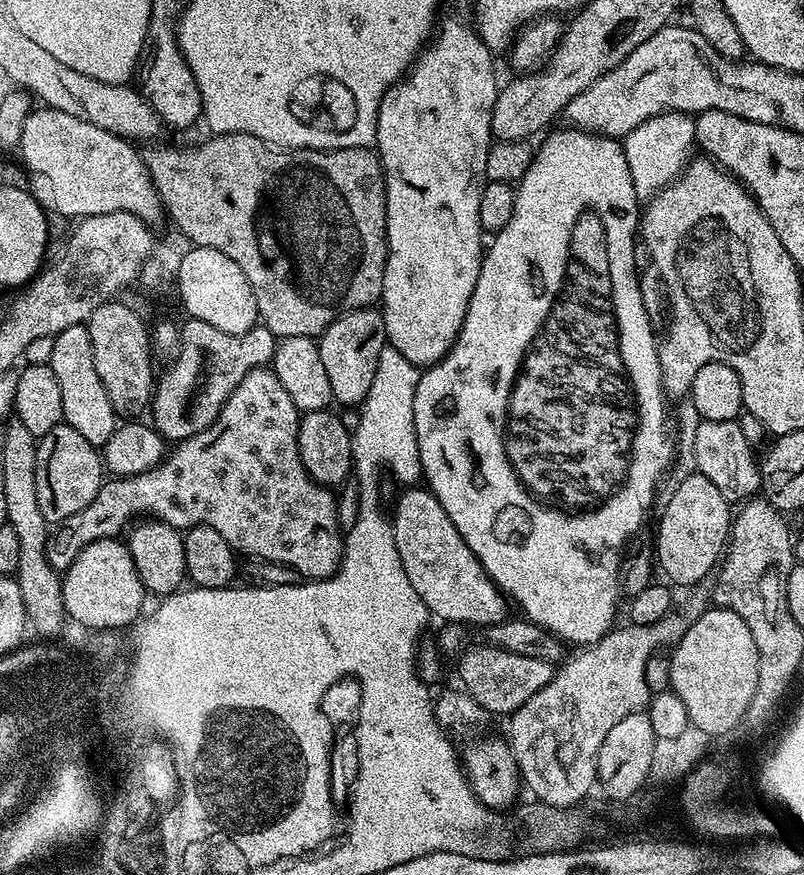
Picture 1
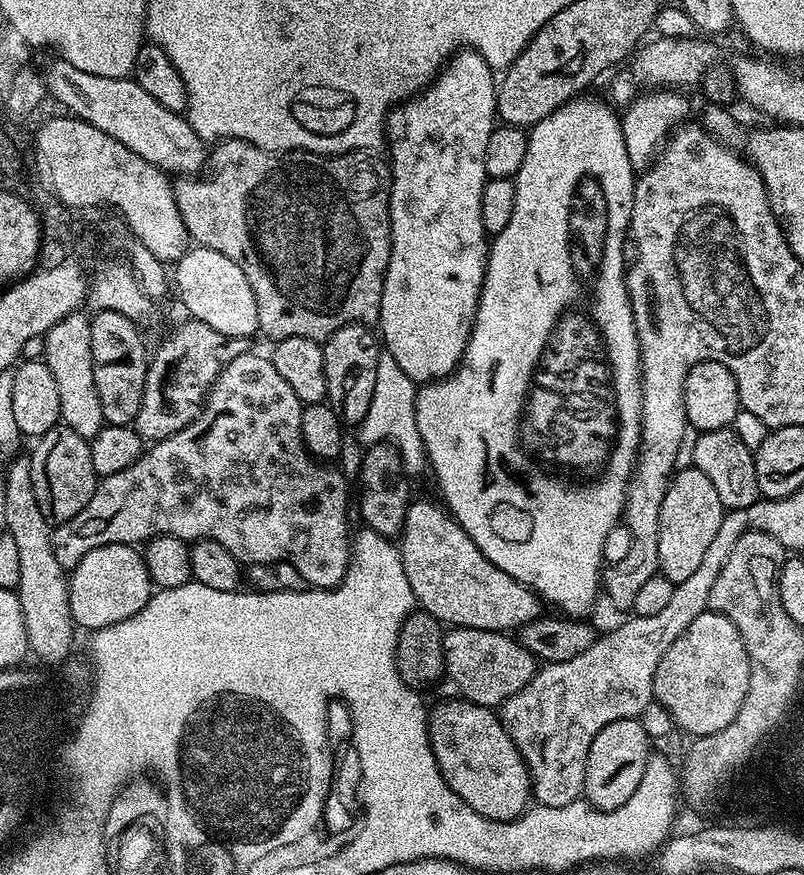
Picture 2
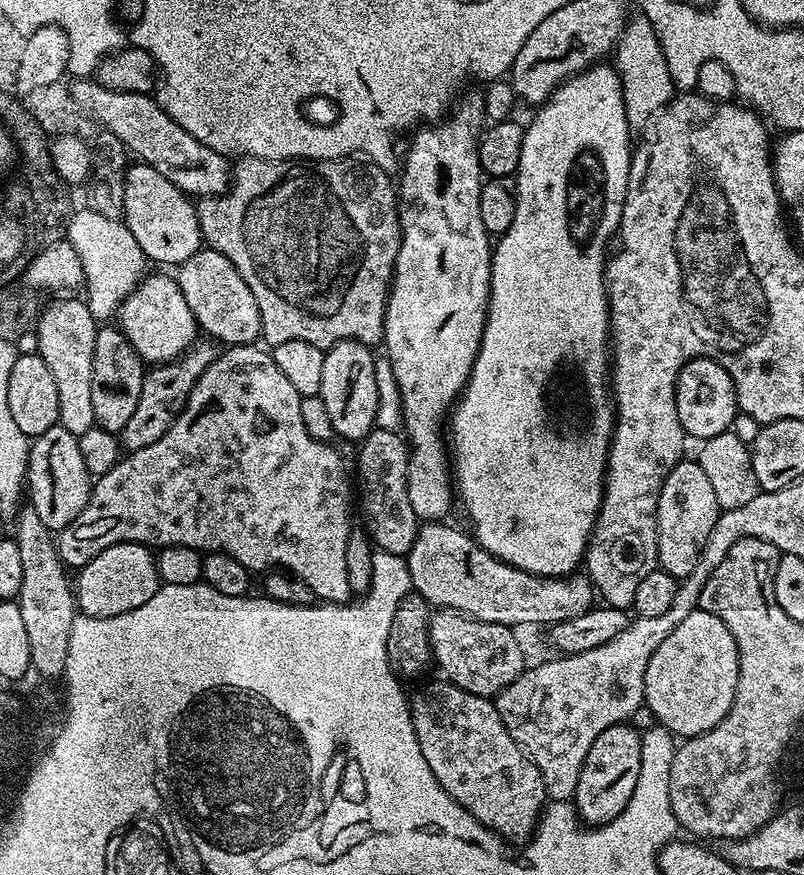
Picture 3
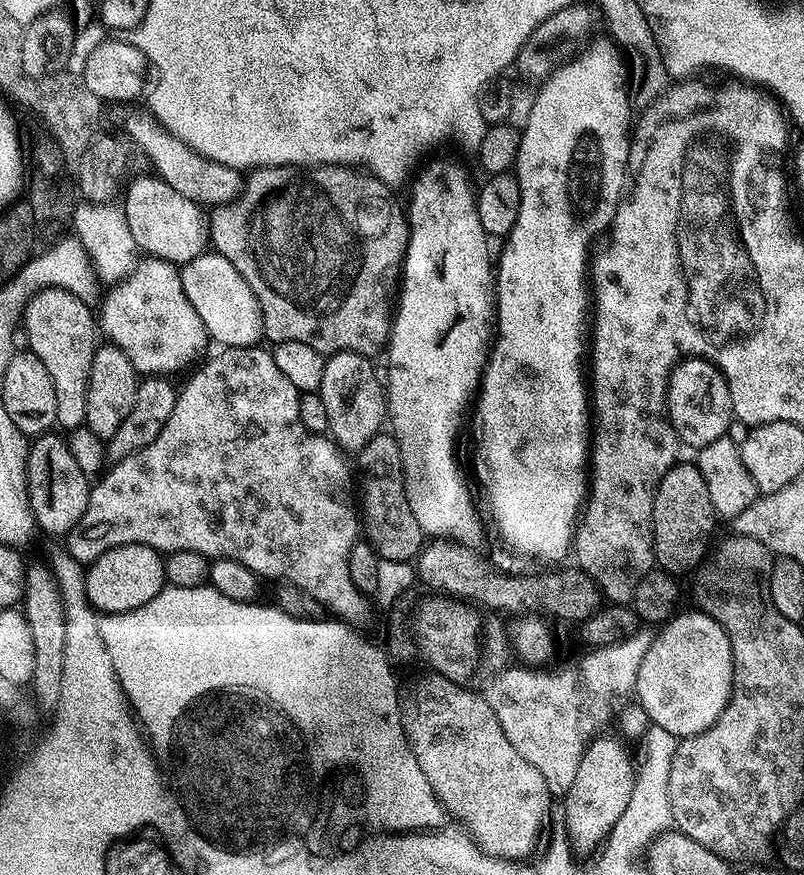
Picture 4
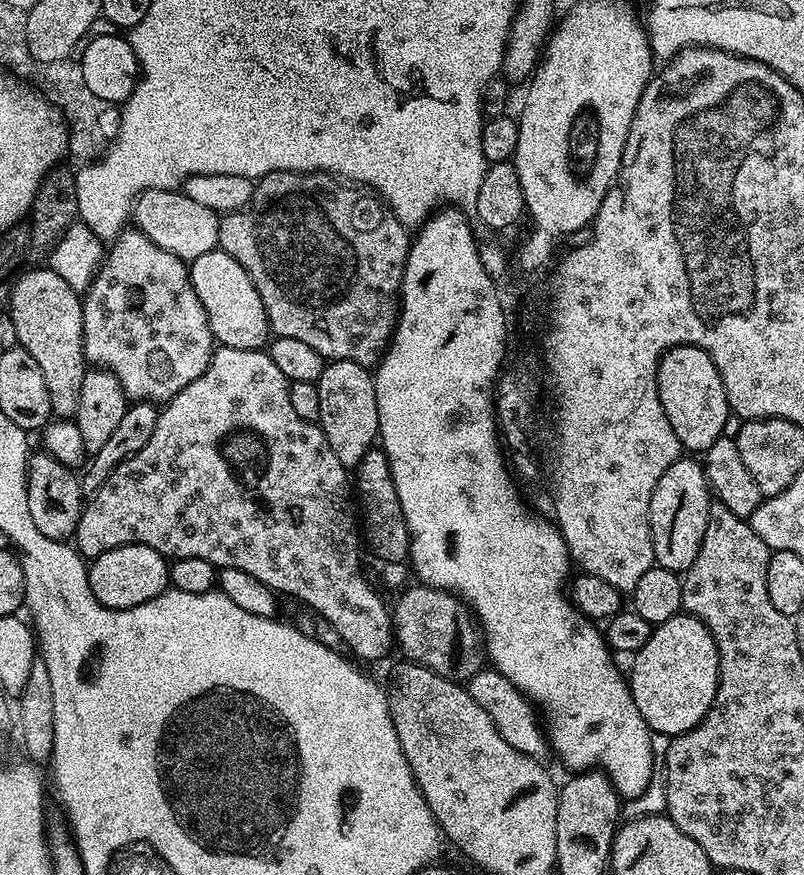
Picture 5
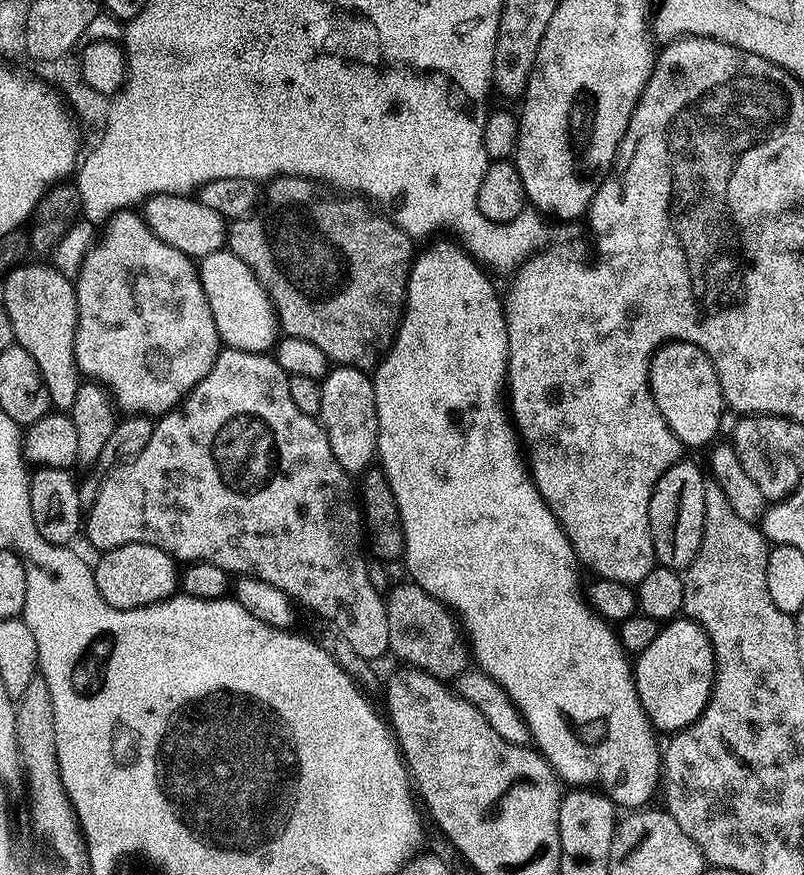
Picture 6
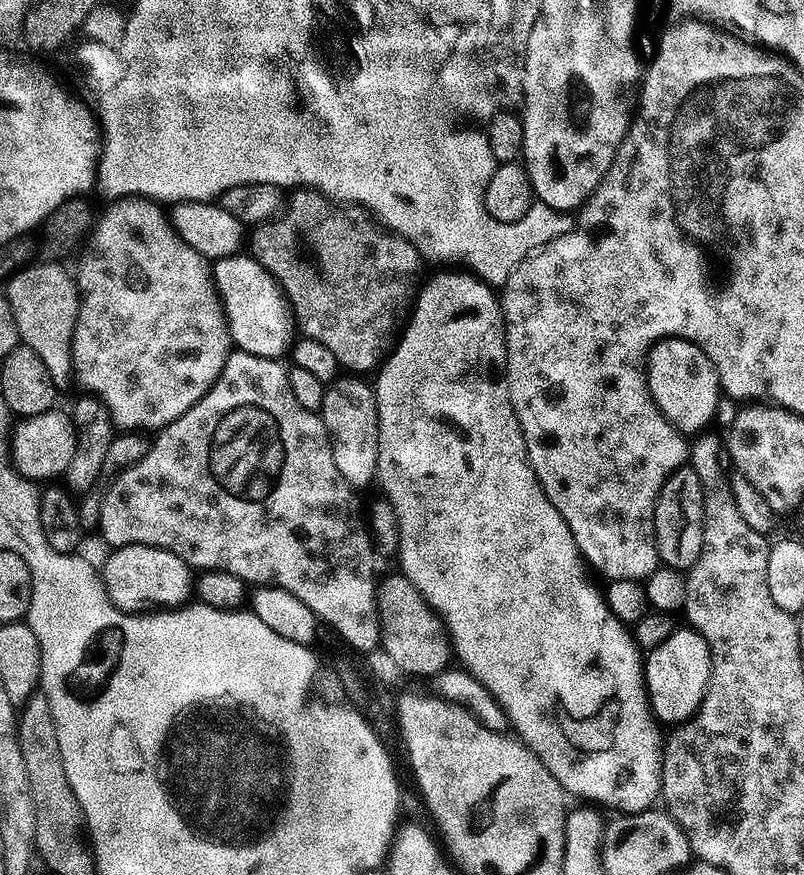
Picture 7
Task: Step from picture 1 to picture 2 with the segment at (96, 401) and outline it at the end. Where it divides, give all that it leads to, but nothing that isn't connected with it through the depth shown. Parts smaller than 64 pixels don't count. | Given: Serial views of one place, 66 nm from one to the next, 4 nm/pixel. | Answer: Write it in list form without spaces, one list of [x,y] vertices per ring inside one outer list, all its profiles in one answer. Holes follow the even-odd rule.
[[[83,311],[72,312],[62,322],[58,322],[44,337],[45,352],[43,361],[50,374],[54,374],[54,382],[58,385],[58,402],[60,418],[74,434],[82,434],[82,438],[91,442],[105,428],[102,402],[98,402],[98,390],[94,386],[94,362],[90,346],[91,319]]]

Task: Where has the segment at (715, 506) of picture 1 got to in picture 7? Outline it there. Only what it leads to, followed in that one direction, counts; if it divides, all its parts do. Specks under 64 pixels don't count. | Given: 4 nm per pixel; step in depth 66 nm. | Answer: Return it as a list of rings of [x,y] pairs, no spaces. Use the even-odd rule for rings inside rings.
[[[691,466],[678,469],[662,486],[660,496],[656,500],[654,510],[654,534],[656,545],[663,567],[687,570],[698,562],[698,554],[702,554],[702,530],[704,529],[704,499],[702,498],[702,482],[698,482],[698,474],[694,474]]]

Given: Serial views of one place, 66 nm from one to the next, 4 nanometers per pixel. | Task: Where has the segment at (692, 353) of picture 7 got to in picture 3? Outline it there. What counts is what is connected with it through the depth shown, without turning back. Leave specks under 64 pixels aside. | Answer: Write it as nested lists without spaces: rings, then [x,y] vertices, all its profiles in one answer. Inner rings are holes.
[[[697,356],[689,364],[682,365],[676,379],[676,417],[680,423],[679,431],[685,432],[685,437],[693,436],[696,442],[714,438],[729,431],[736,416],[736,387],[721,364],[705,356]]]

